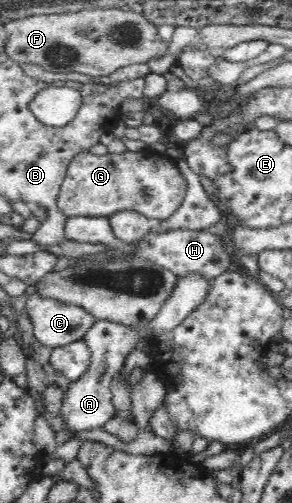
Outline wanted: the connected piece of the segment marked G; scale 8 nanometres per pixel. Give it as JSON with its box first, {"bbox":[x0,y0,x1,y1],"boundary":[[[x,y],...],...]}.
{"bbox":[57,146,187,221],"boundary":[[[149,146],[138,152],[126,150],[99,156],[87,151],[72,158],[57,196],[57,206],[67,217],[111,217],[120,211],[133,210],[150,219],[163,221],[174,214],[186,193],[187,180],[175,159]]]}

